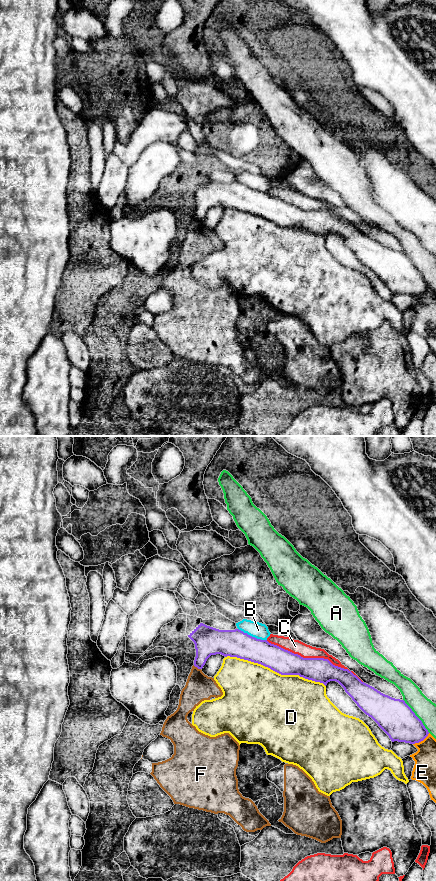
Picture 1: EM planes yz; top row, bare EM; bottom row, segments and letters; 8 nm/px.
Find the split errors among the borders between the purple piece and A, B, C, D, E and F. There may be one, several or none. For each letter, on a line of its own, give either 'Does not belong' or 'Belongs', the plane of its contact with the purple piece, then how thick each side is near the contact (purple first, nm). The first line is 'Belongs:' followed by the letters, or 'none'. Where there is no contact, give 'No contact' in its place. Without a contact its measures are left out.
Belongs: none
A: Does not belong. Touches purple in yz. Thickness 280 nm (purple) against 170 nm
B: Does not belong. Touches purple in yz. Thickness 220 nm (purple) against 130 nm
C: Does not belong. Touches purple in yz. Thickness 200 nm (purple) against 110 nm
D: Does not belong. Touches purple in yz. Thickness 200 nm (purple) against 500 nm
E: Does not belong. Touches purple in yz. Thickness 280 nm (purple) against 190 nm
F: Does not belong. Touches purple in yz. Thickness 220 nm (purple) against 220 nm

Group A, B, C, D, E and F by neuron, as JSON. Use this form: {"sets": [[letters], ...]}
{"sets": [["A"], ["B"], ["C"], ["D"], ["E"], ["F"]]}

